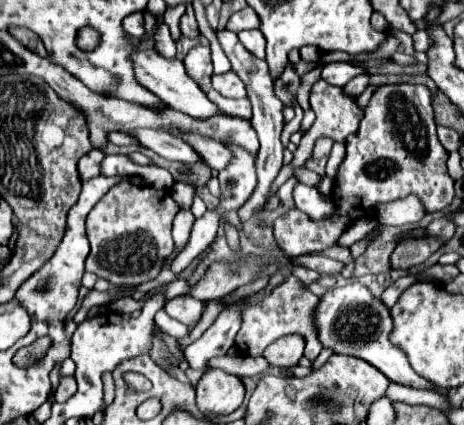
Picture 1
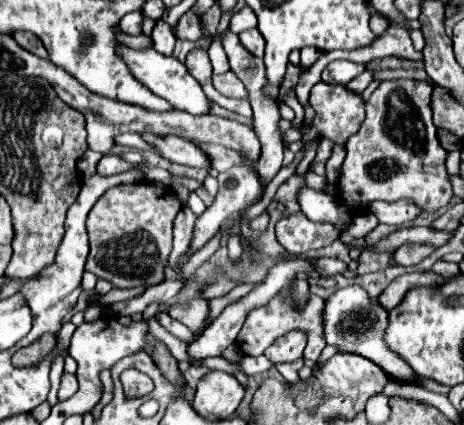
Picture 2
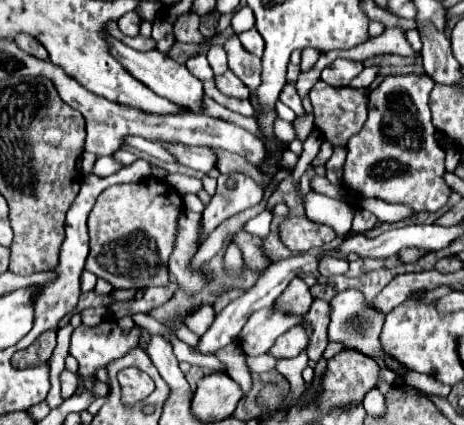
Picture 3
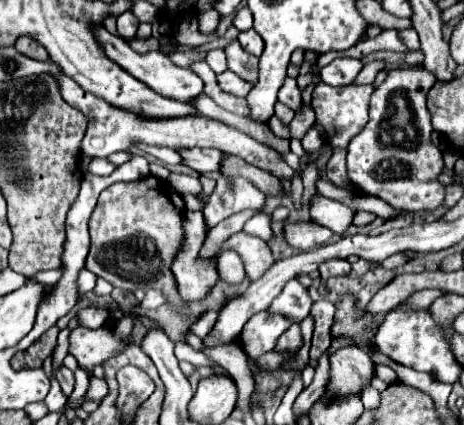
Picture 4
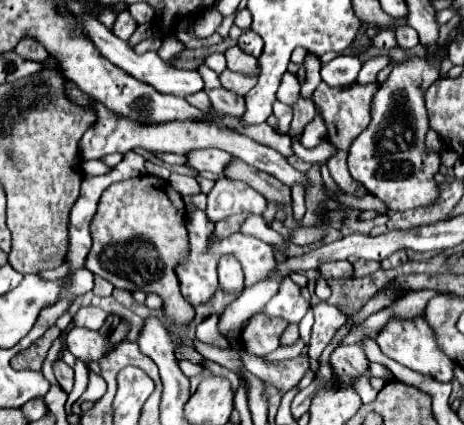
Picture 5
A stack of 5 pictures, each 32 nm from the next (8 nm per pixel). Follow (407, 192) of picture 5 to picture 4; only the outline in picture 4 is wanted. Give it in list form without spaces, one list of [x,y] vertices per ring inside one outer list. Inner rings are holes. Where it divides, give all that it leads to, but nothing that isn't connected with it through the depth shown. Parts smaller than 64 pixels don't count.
[[[424,68],[394,70],[372,92],[370,120],[348,144],[348,180],[356,184],[356,194],[376,196],[402,210],[436,210],[444,204],[446,186],[438,180],[444,170],[442,150],[432,144],[432,124],[426,94],[436,84],[432,72]]]

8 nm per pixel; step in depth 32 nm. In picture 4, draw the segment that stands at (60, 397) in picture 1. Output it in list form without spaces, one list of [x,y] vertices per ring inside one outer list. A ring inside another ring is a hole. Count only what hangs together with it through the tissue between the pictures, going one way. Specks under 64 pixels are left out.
[[[62,366],[62,368],[58,370],[56,378],[58,378],[60,386],[62,386],[62,392],[64,392],[66,396],[68,396],[68,394],[72,394],[72,390],[74,390],[74,372],[72,372],[72,370],[68,370],[66,366]]]

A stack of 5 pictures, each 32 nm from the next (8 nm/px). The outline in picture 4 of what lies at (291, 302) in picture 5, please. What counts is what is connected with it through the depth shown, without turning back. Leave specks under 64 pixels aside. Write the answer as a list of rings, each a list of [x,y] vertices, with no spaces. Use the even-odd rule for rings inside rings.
[[[290,280],[284,286],[284,290],[274,298],[268,310],[300,322],[308,316],[310,306],[312,306],[312,298],[308,294],[308,288],[302,286],[298,280]]]

